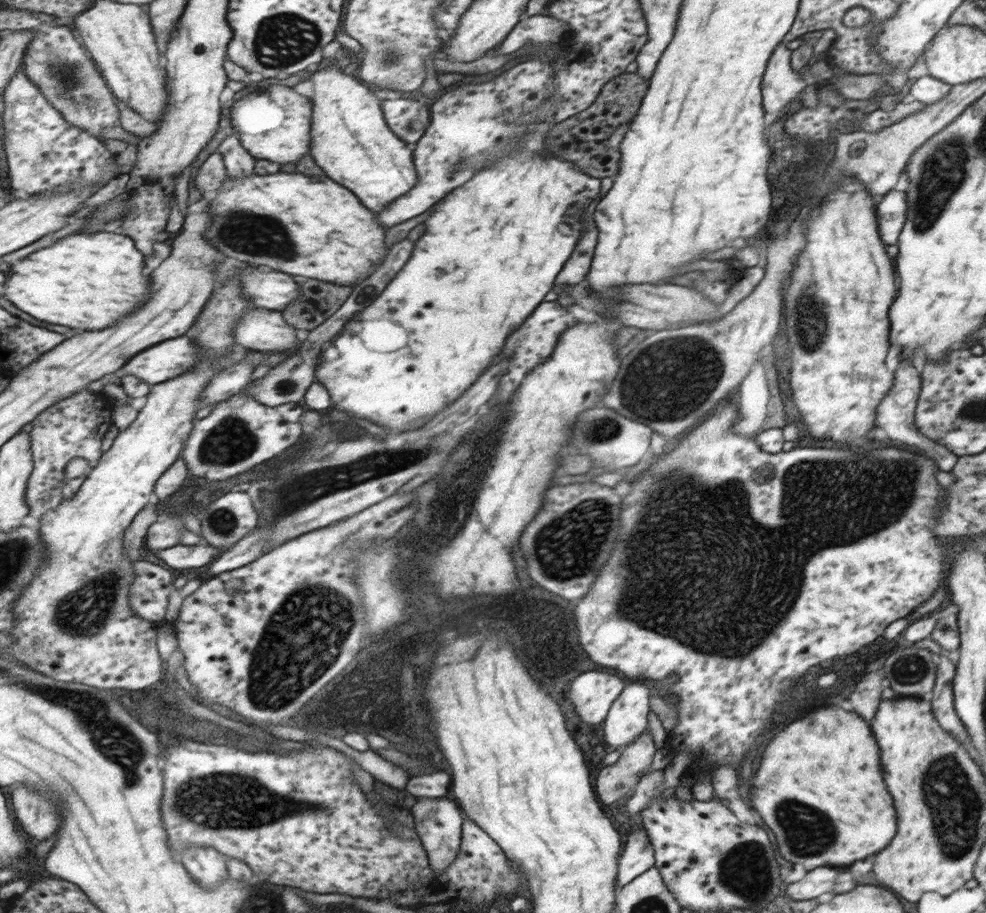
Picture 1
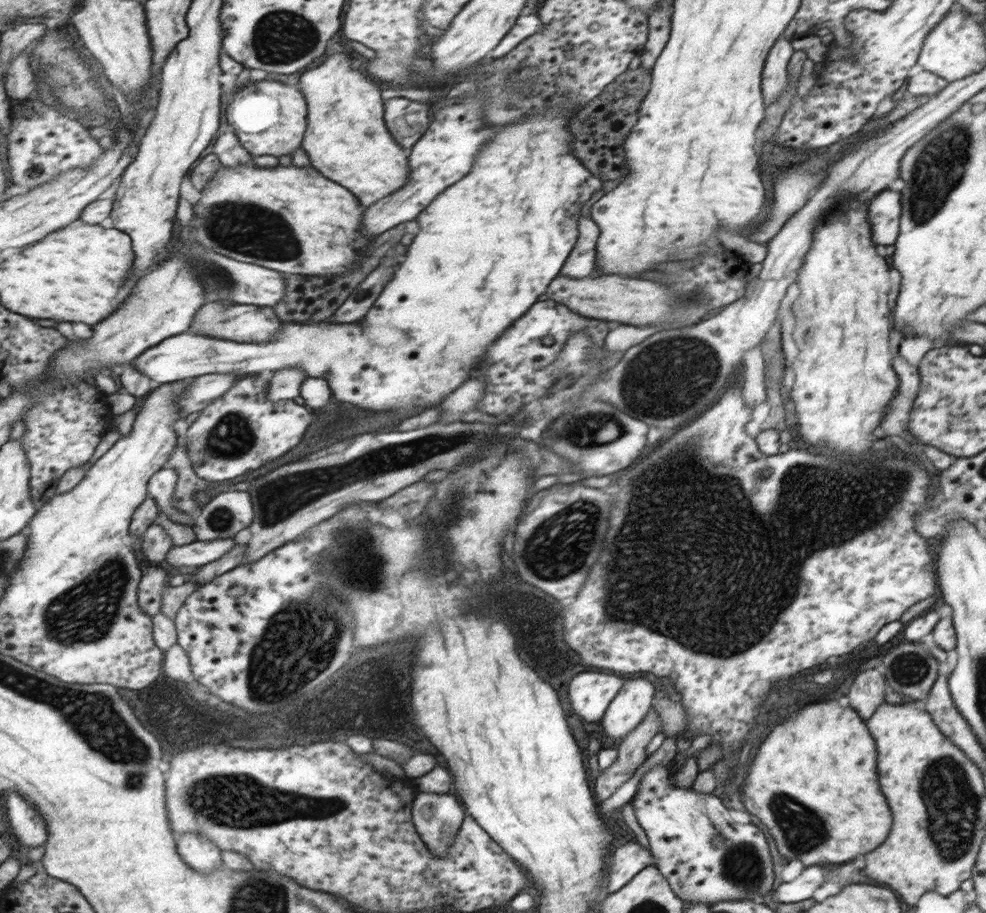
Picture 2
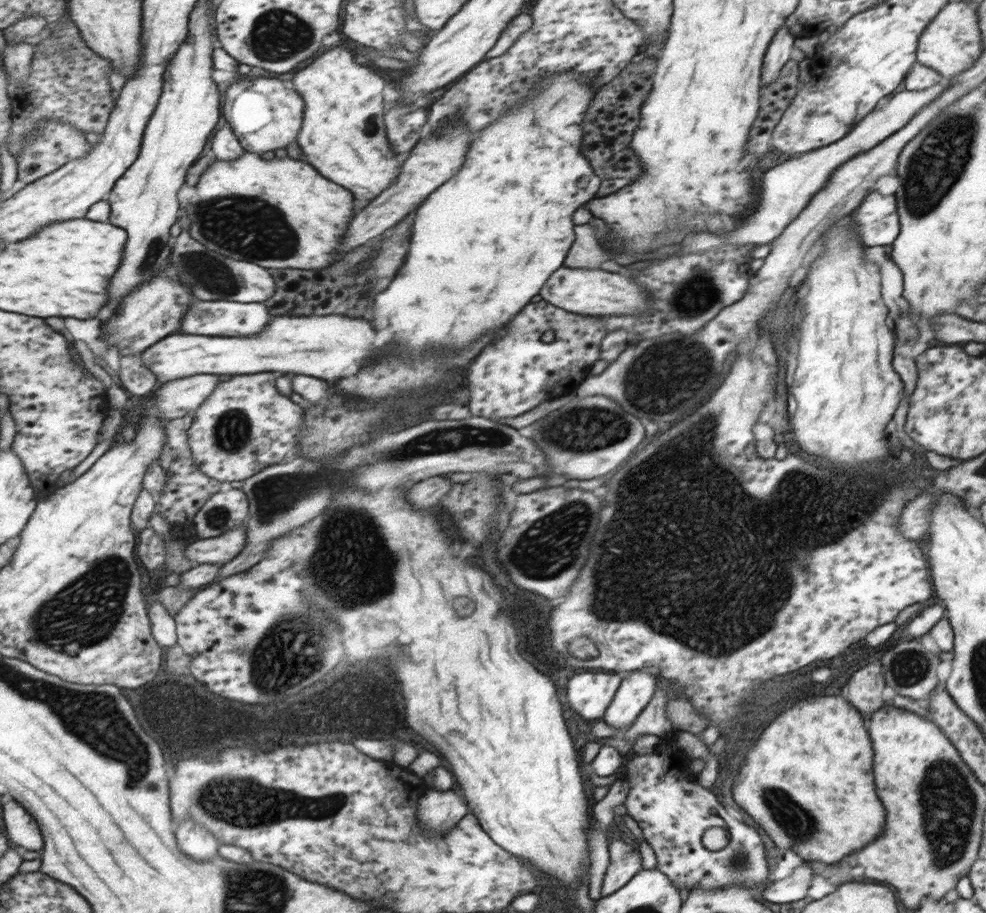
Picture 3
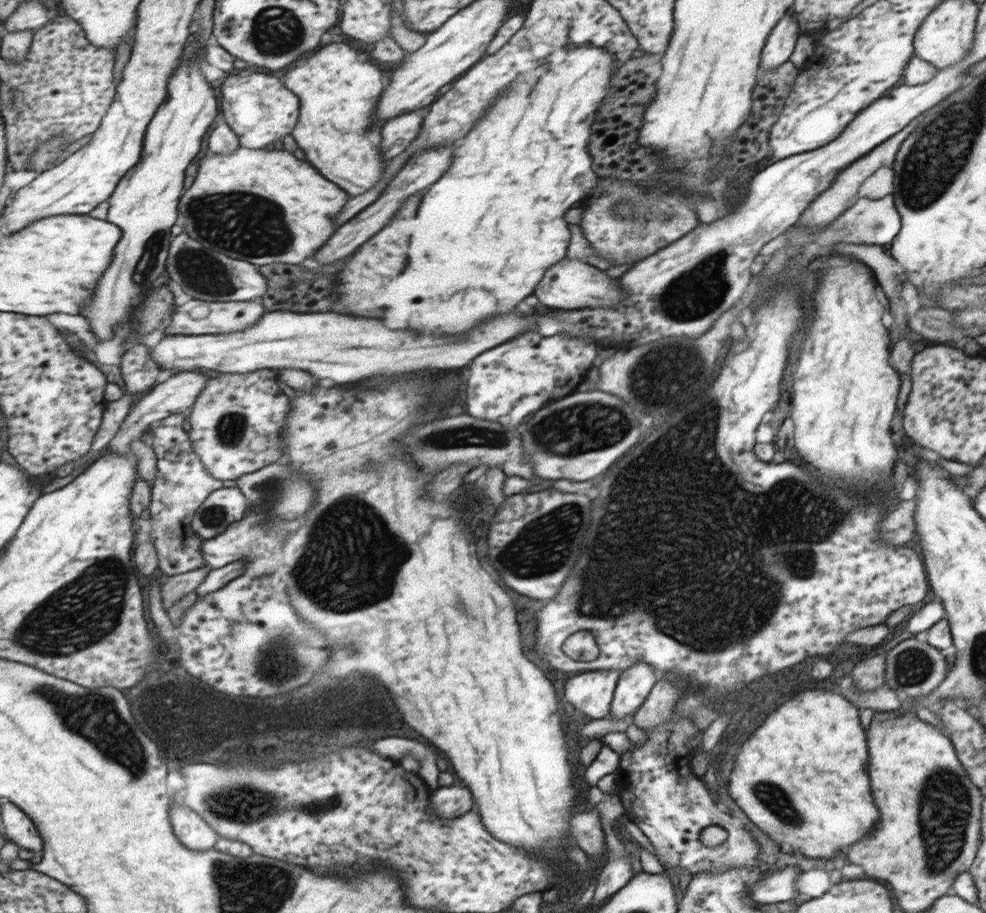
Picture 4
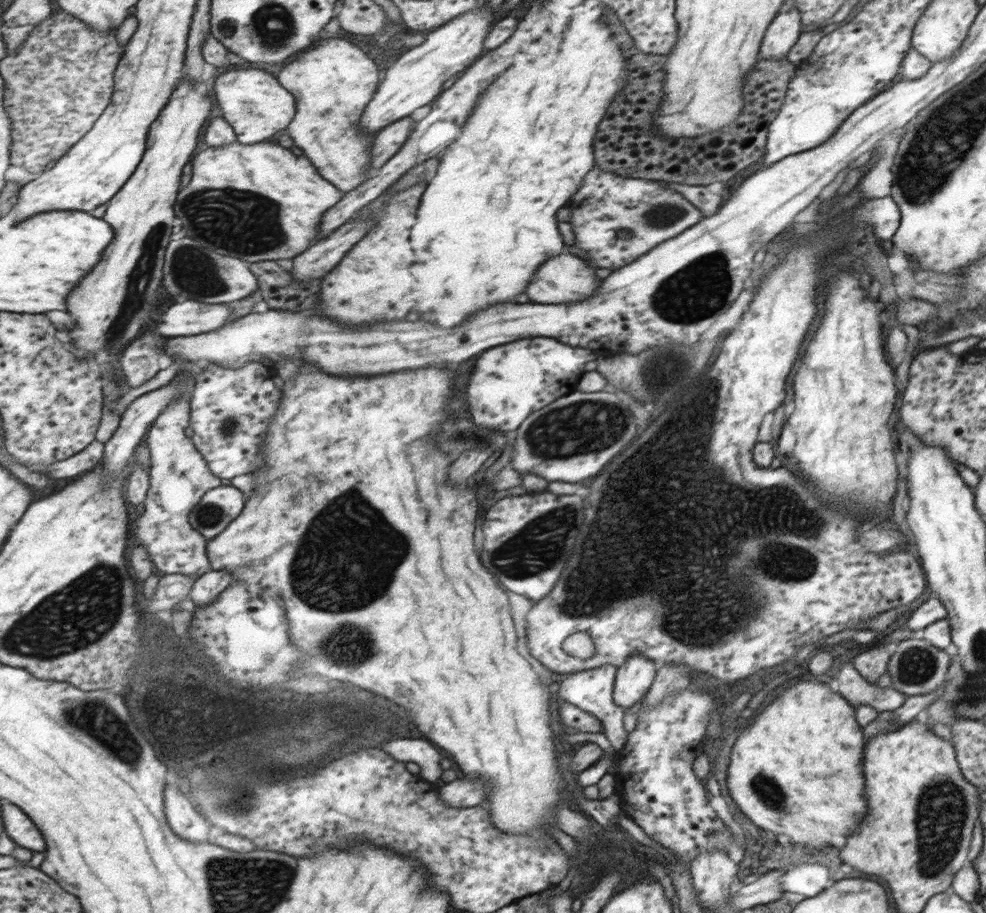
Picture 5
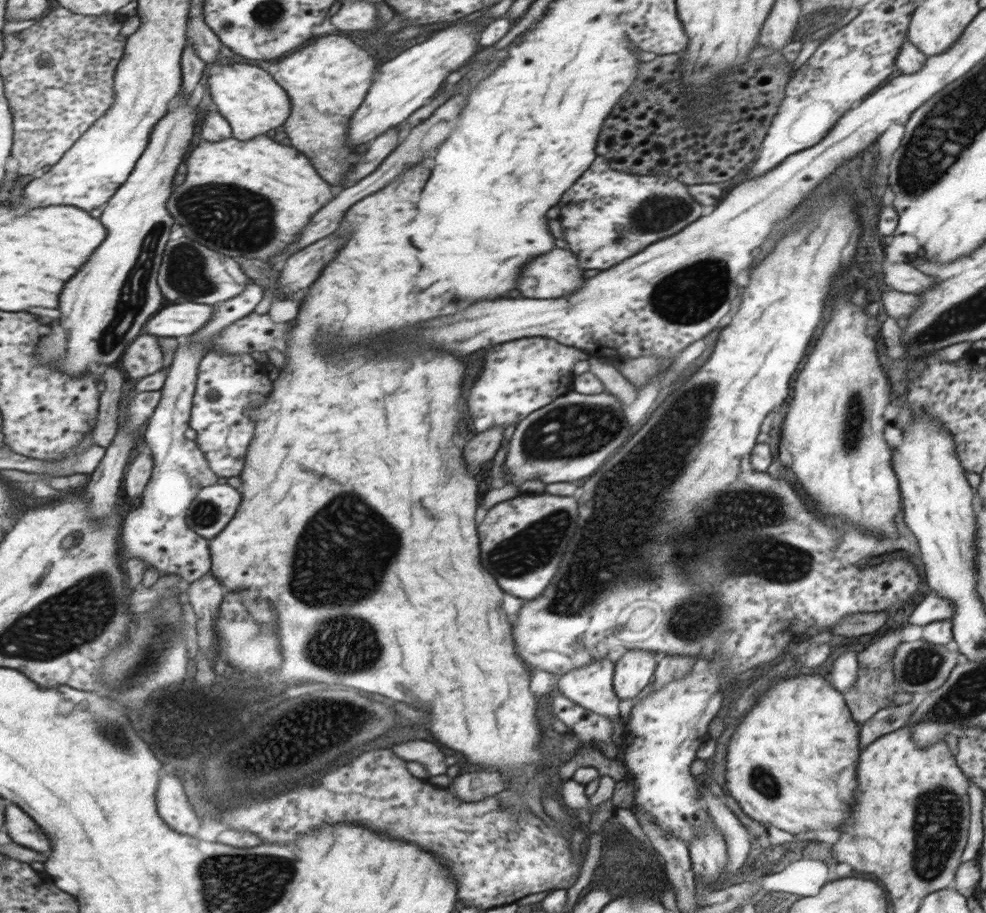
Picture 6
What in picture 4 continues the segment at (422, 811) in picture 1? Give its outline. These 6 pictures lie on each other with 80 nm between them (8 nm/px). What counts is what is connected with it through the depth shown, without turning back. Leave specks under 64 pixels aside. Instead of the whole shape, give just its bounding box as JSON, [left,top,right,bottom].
[430,786,474,818]

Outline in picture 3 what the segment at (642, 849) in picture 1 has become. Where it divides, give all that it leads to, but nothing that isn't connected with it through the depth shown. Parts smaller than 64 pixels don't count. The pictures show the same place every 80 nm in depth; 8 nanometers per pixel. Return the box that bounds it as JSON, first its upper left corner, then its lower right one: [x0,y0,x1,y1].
[601,839,642,897]

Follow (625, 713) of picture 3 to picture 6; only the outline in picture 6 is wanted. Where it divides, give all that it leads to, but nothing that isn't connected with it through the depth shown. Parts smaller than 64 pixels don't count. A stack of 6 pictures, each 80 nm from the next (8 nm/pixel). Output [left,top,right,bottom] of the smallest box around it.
[614,649,660,699]

